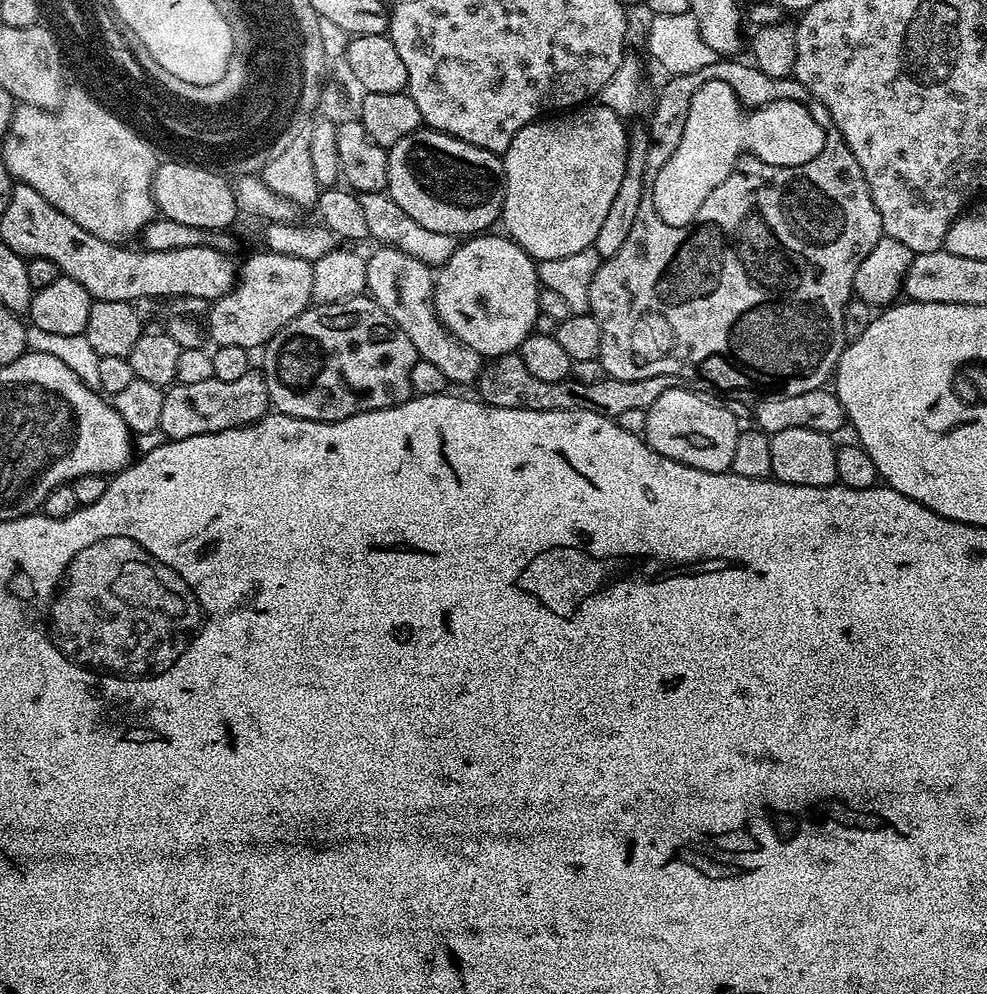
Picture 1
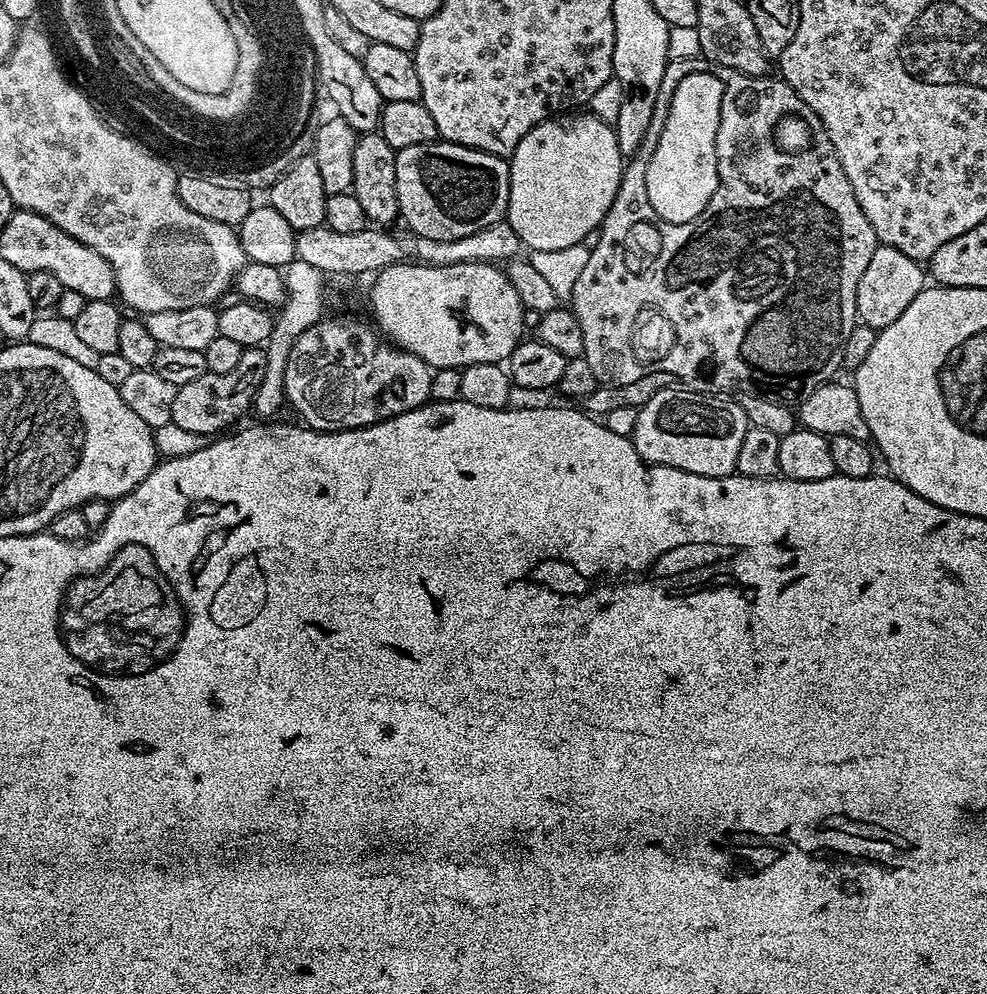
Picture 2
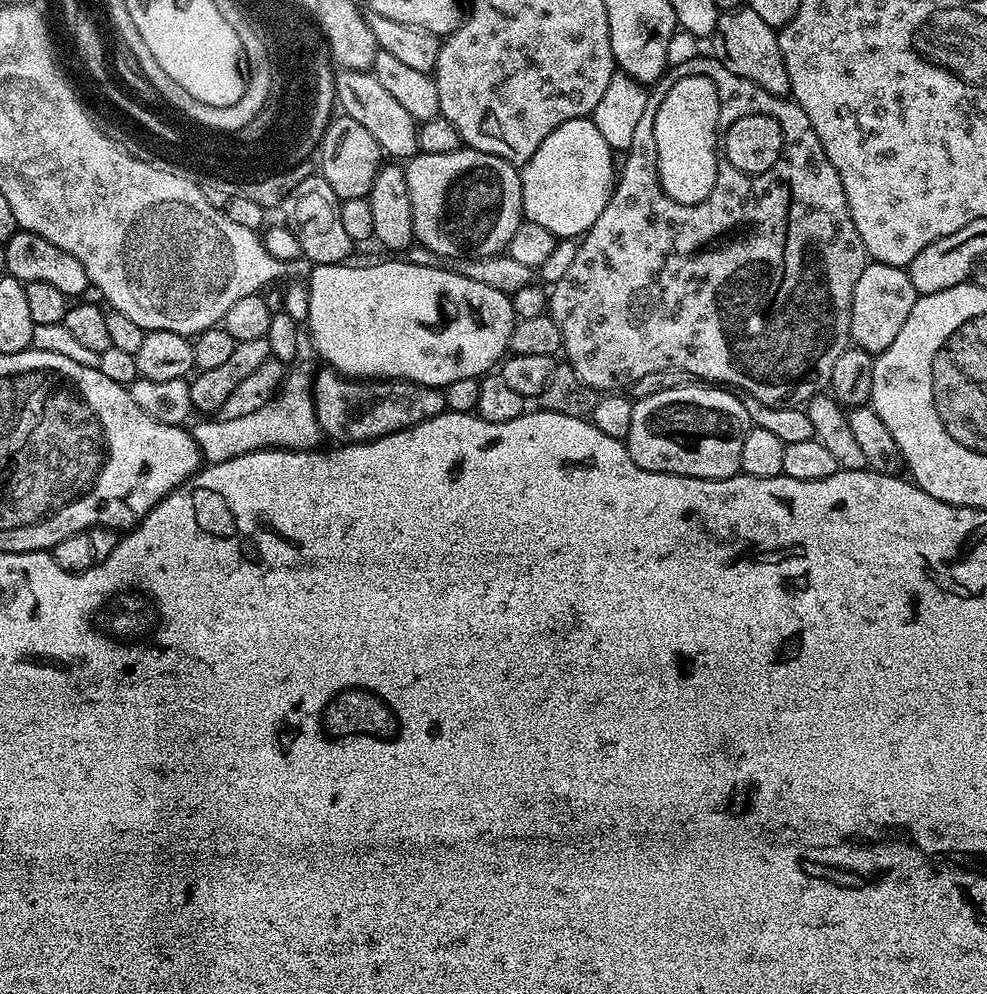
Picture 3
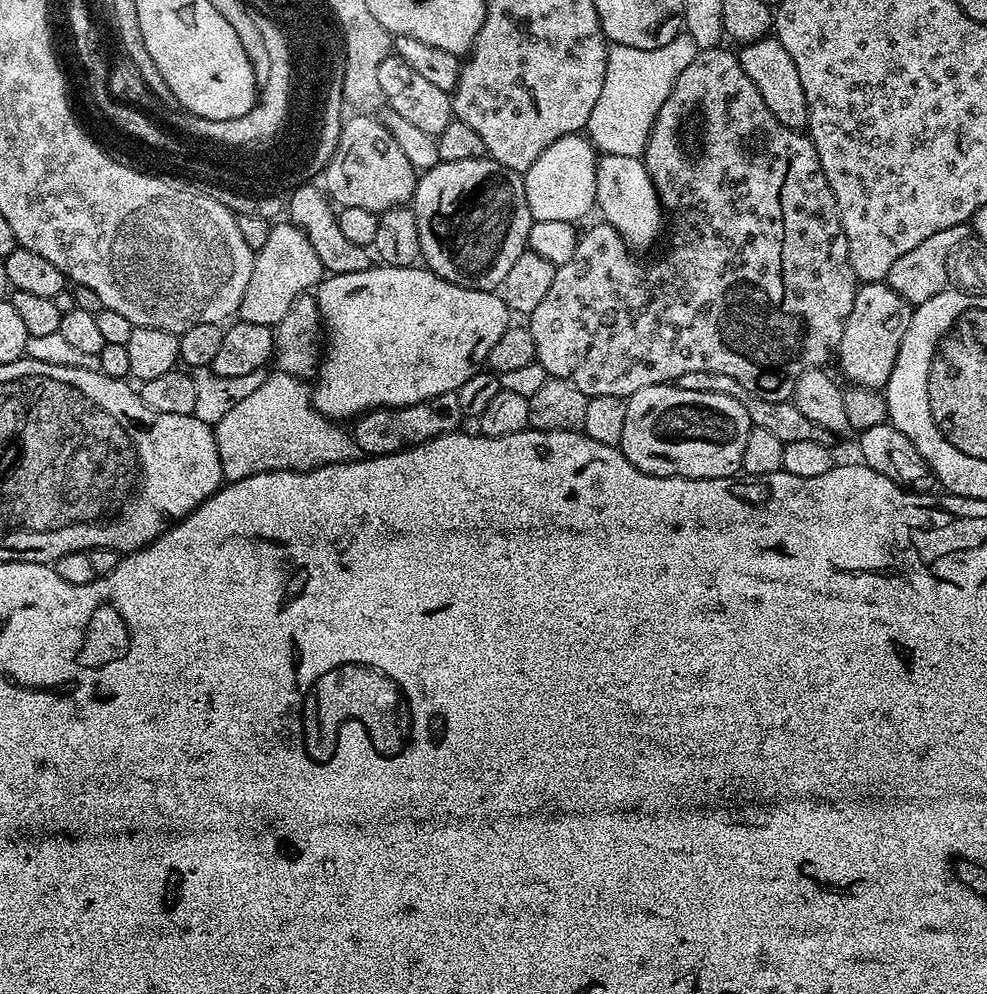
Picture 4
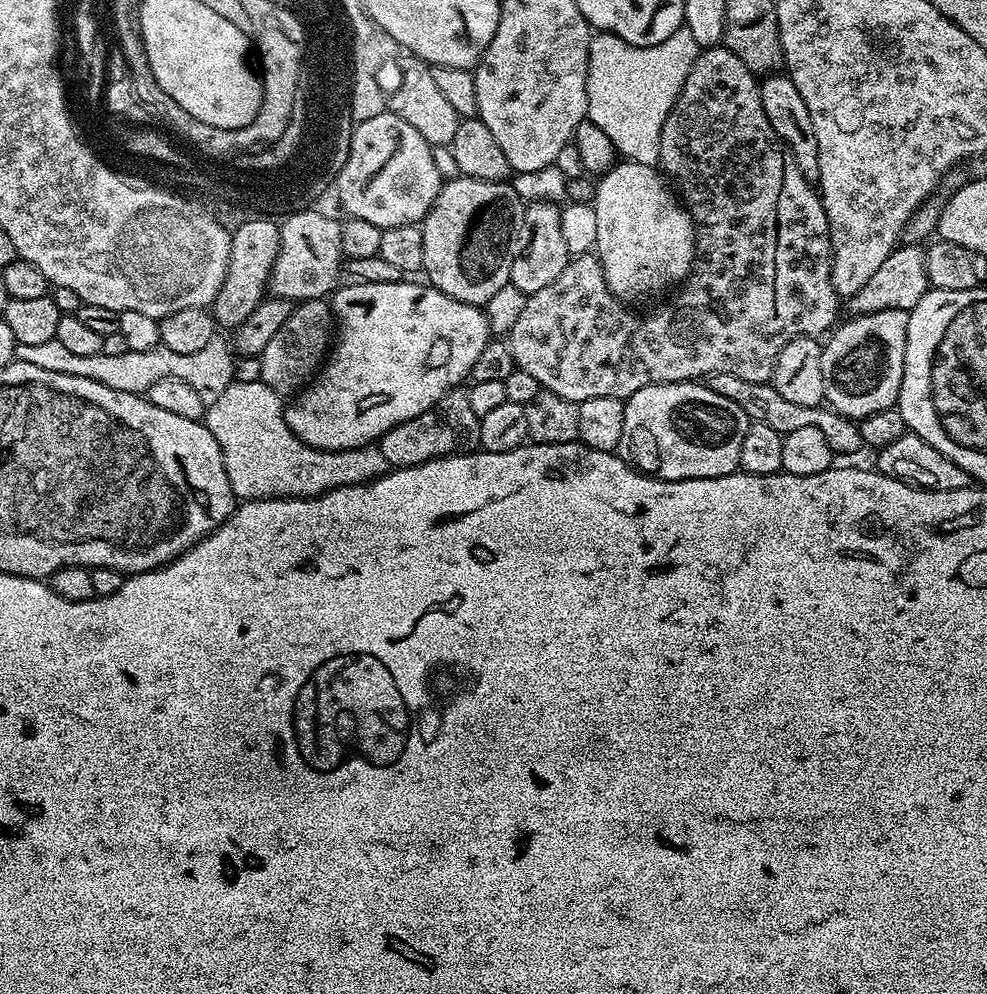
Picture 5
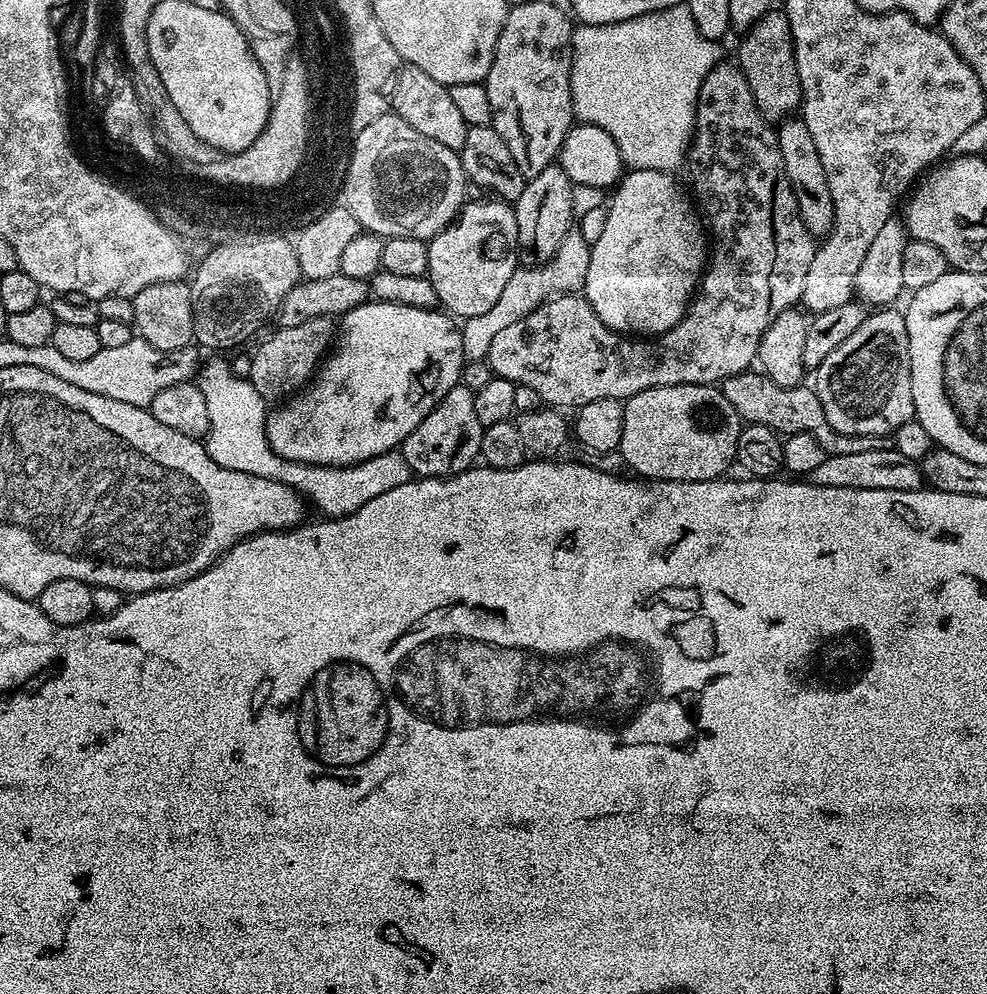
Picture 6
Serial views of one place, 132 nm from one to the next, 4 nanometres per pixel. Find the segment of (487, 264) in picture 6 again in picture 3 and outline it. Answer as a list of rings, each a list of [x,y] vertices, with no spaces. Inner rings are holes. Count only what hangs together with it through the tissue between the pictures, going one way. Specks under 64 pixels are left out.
[[[462,146],[450,154],[420,152],[407,161],[406,186],[410,186],[410,206],[414,210],[414,234],[418,244],[445,261],[485,259],[499,256],[508,247],[514,232],[524,220],[521,169],[494,154]]]

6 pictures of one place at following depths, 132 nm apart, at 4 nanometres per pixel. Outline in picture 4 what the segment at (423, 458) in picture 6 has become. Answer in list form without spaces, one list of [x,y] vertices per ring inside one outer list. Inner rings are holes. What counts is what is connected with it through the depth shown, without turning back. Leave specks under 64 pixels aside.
[[[447,392],[410,406],[376,408],[372,412],[366,412],[351,425],[350,431],[364,456],[385,456],[457,431],[463,425],[460,423],[465,423],[465,420],[462,405],[458,403],[456,394]]]

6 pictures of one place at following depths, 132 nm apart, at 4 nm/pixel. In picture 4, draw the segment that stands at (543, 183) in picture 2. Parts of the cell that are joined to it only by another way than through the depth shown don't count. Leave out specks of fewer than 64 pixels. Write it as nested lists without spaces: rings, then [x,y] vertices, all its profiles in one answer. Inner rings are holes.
[[[580,134],[563,136],[562,138],[558,138],[558,142],[546,146],[546,150],[542,150],[542,154],[538,154],[534,166],[530,166],[528,171],[523,173],[526,202],[530,206],[530,214],[533,221],[580,222],[580,219],[588,211],[593,211],[596,203],[597,159],[598,152],[592,141]]]

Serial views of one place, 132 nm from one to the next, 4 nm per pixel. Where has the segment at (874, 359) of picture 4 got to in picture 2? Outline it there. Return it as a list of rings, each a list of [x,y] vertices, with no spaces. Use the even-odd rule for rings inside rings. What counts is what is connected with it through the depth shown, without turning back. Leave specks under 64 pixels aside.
[[[877,243],[858,282],[856,314],[859,323],[879,330],[895,322],[906,311],[906,306],[910,306],[910,302],[914,302],[914,298],[918,298],[918,294],[926,287],[926,272],[920,268],[923,268],[921,261],[906,258],[906,254],[902,254],[902,250],[894,250],[894,246]]]

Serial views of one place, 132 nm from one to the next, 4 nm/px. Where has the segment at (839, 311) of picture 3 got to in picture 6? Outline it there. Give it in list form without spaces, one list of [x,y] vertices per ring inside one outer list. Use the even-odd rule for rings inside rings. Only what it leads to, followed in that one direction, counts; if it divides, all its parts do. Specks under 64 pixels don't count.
[[[721,62],[714,66],[714,70],[710,70],[710,74],[706,74],[706,82],[702,82],[702,90],[696,99],[696,130],[692,134],[692,142],[688,145],[688,154],[686,157],[686,169],[688,168],[688,176],[692,179],[691,191],[696,191],[695,199],[700,199],[699,207],[702,209],[703,219],[706,221],[707,231],[710,233],[710,255],[706,261],[706,267],[702,273],[702,279],[698,285],[698,291],[691,297],[690,303],[685,311],[682,319],[680,319],[675,326],[668,332],[661,332],[655,338],[633,338],[631,335],[623,332],[615,332],[614,329],[608,328],[606,322],[602,322],[602,318],[598,318],[598,314],[594,314],[594,306],[590,306],[590,302],[583,296],[576,292],[562,292],[558,296],[545,299],[543,304],[539,304],[533,312],[526,314],[526,318],[518,318],[518,322],[514,322],[511,326],[505,326],[503,330],[498,330],[498,334],[494,334],[494,338],[490,338],[490,350],[486,357],[486,362],[490,366],[493,376],[501,376],[509,380],[511,384],[521,384],[522,386],[530,386],[530,390],[538,390],[541,401],[545,405],[551,406],[553,409],[569,410],[581,408],[586,402],[598,402],[598,398],[610,398],[611,400],[626,401],[634,394],[638,394],[642,390],[650,390],[651,388],[661,388],[662,386],[678,386],[679,384],[710,384],[713,386],[719,385],[726,378],[730,378],[739,372],[749,371],[757,363],[758,353],[760,351],[760,343],[766,334],[769,324],[774,322],[774,318],[778,318],[778,314],[782,314],[787,308],[795,308],[802,301],[802,288],[806,286],[806,273],[810,271],[810,262],[814,262],[814,254],[816,253],[818,244],[814,237],[810,234],[810,230],[806,230],[806,222],[802,222],[802,218],[798,212],[798,202],[794,198],[794,190],[790,186],[790,178],[786,178],[786,162],[782,162],[782,150],[778,146],[778,138],[776,137],[776,128],[769,122],[767,118],[758,110],[758,106],[754,102],[754,94],[750,94],[750,82],[746,82],[743,70],[735,63],[727,64]]]

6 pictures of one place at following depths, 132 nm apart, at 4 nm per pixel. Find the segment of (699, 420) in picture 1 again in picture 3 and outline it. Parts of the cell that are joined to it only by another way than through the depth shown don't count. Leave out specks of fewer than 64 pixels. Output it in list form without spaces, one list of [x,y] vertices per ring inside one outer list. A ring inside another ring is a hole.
[[[693,382],[674,390],[662,390],[662,394],[644,396],[641,400],[633,403],[632,409],[634,410],[634,418],[630,418],[630,434],[626,443],[630,458],[638,467],[645,468],[647,472],[668,472],[672,476],[693,476],[694,478],[702,478],[703,480],[725,480],[740,472],[742,442],[746,442],[746,434],[750,427],[750,421],[746,414],[746,406],[742,406],[742,402],[738,402],[735,391],[729,390],[724,386],[705,386],[703,383]]]

